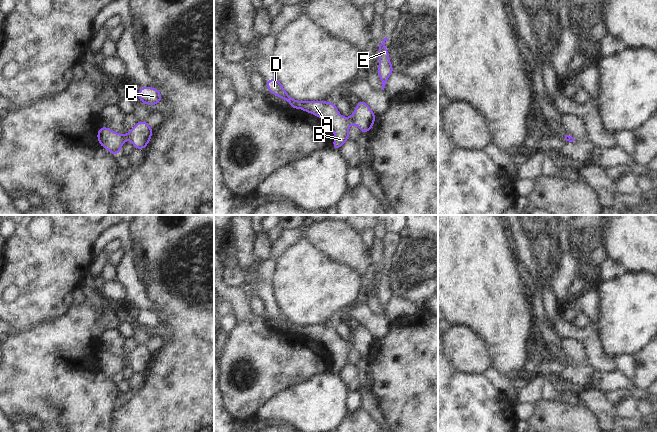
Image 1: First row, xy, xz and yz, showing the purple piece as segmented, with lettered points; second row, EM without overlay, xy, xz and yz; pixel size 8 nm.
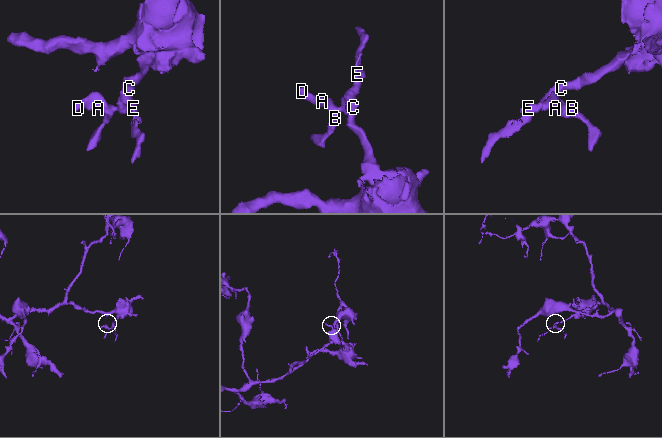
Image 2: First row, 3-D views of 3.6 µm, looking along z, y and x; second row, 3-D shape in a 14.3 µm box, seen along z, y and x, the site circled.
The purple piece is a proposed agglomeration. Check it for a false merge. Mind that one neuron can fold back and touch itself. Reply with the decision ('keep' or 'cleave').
cleave

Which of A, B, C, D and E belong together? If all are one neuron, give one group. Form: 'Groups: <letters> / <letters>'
Groups: A B D / C E

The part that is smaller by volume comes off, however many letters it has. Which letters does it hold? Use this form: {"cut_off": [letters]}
{"cut_off": ["A", "B", "D"]}

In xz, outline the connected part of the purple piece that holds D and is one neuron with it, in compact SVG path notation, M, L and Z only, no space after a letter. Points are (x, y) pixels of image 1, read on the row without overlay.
M268 303L266 306L269 317L275 318L289 326L293 333L302 333L307 337L320 341L329 347L329 352L333 356L335 362L333 364L333 372L339 372L348 364L349 352L353 348L351 341L344 341L339 337L335 330L335 326L320 325L298 325L289 320L278 303Z

